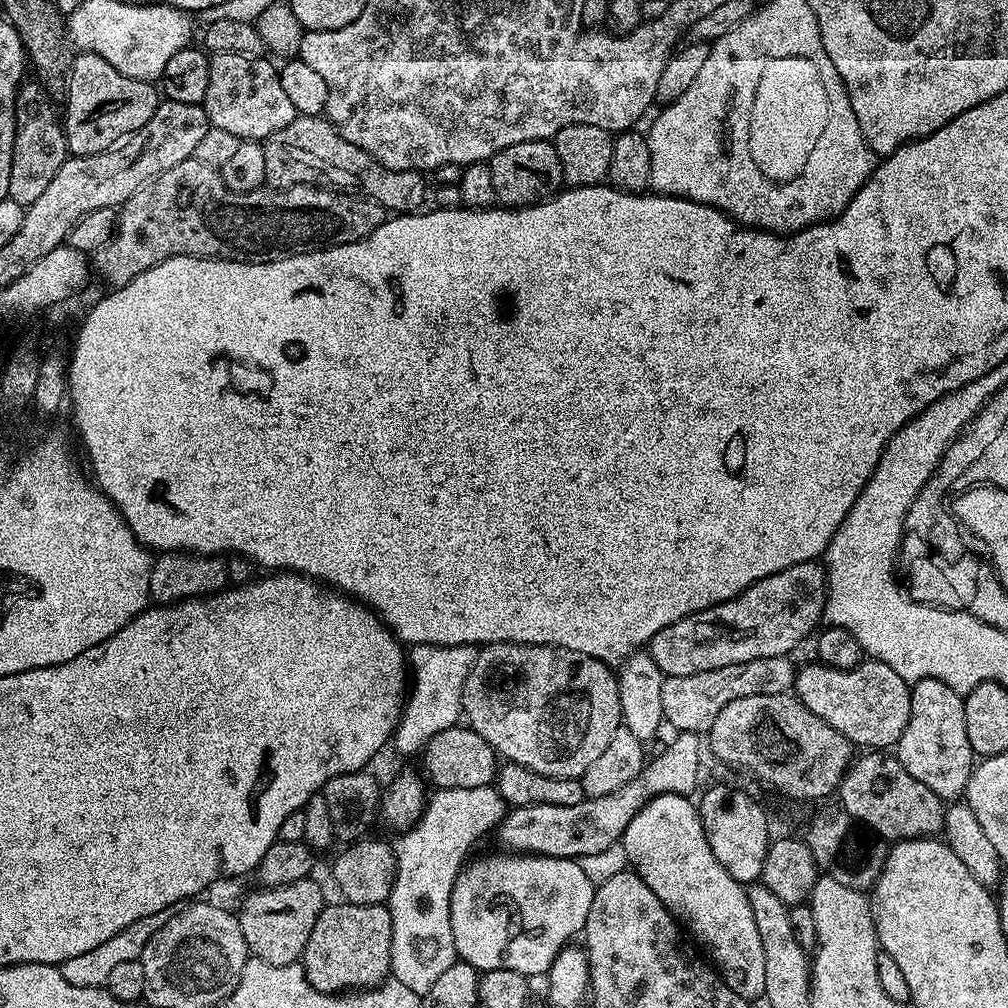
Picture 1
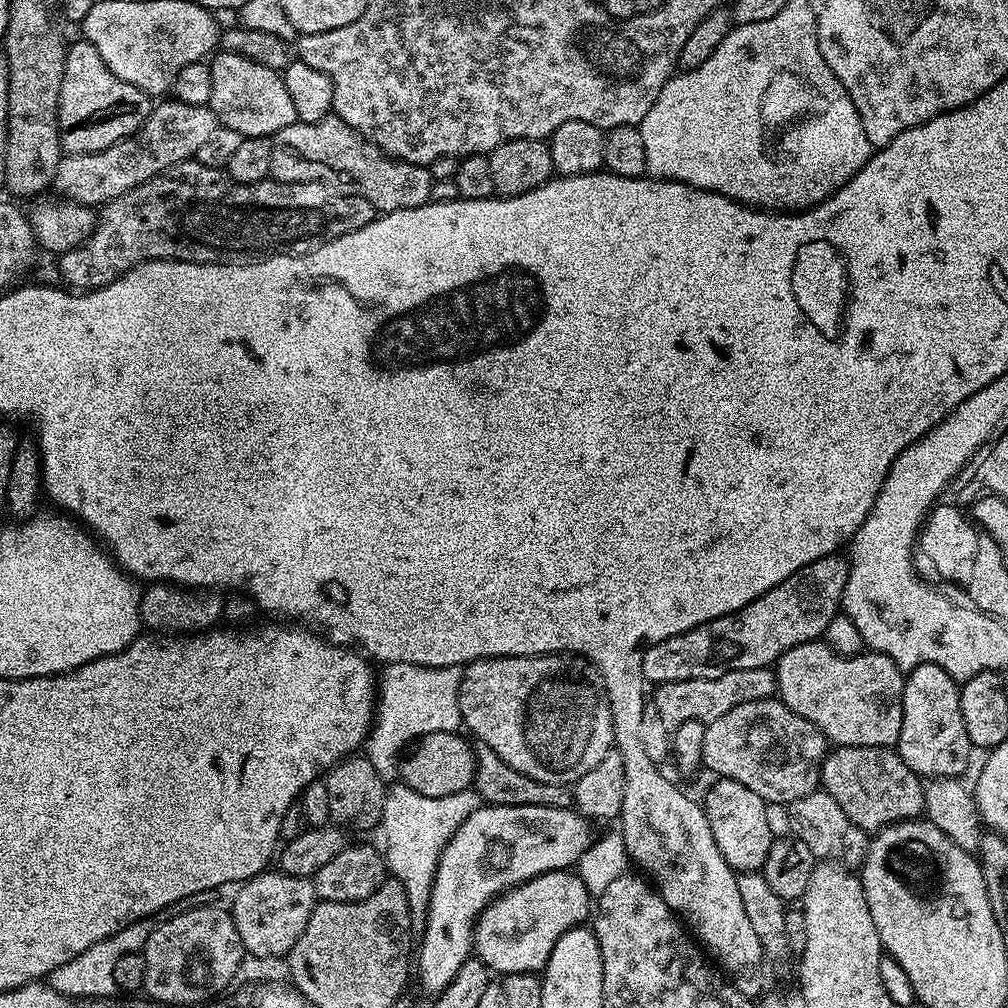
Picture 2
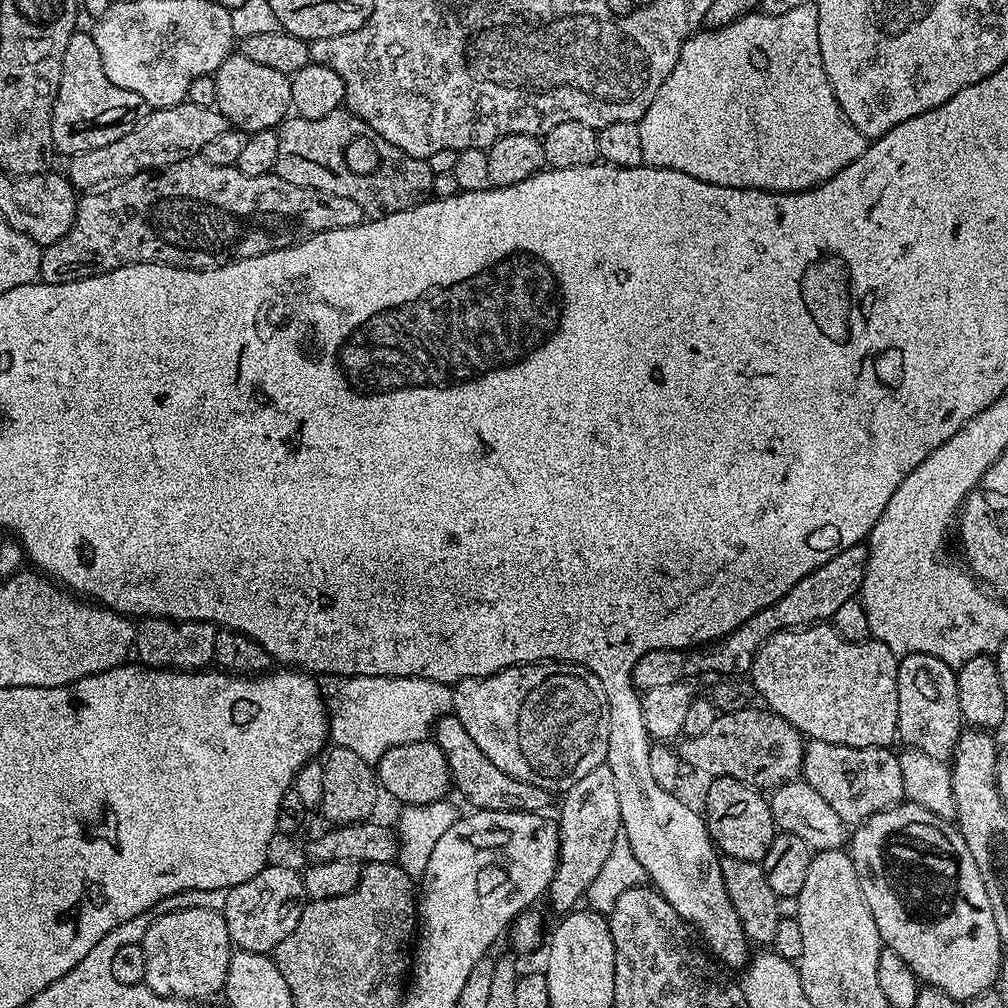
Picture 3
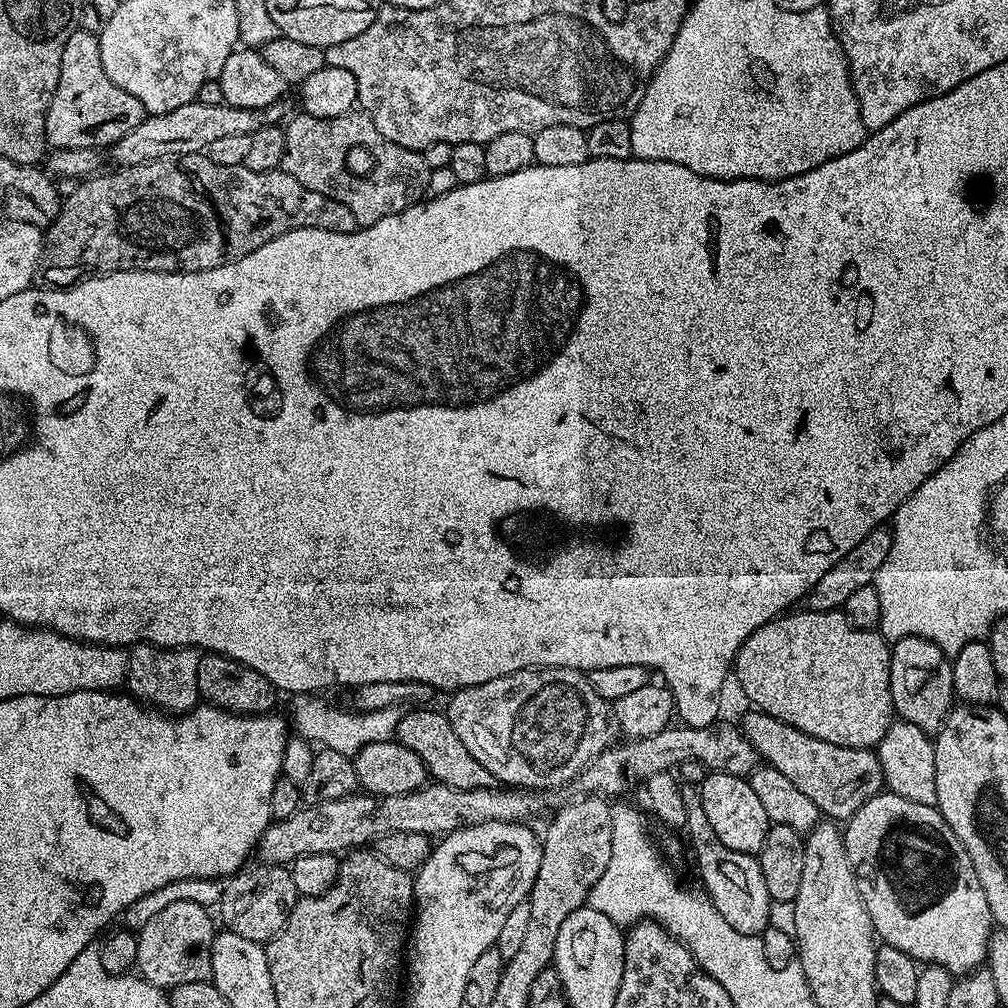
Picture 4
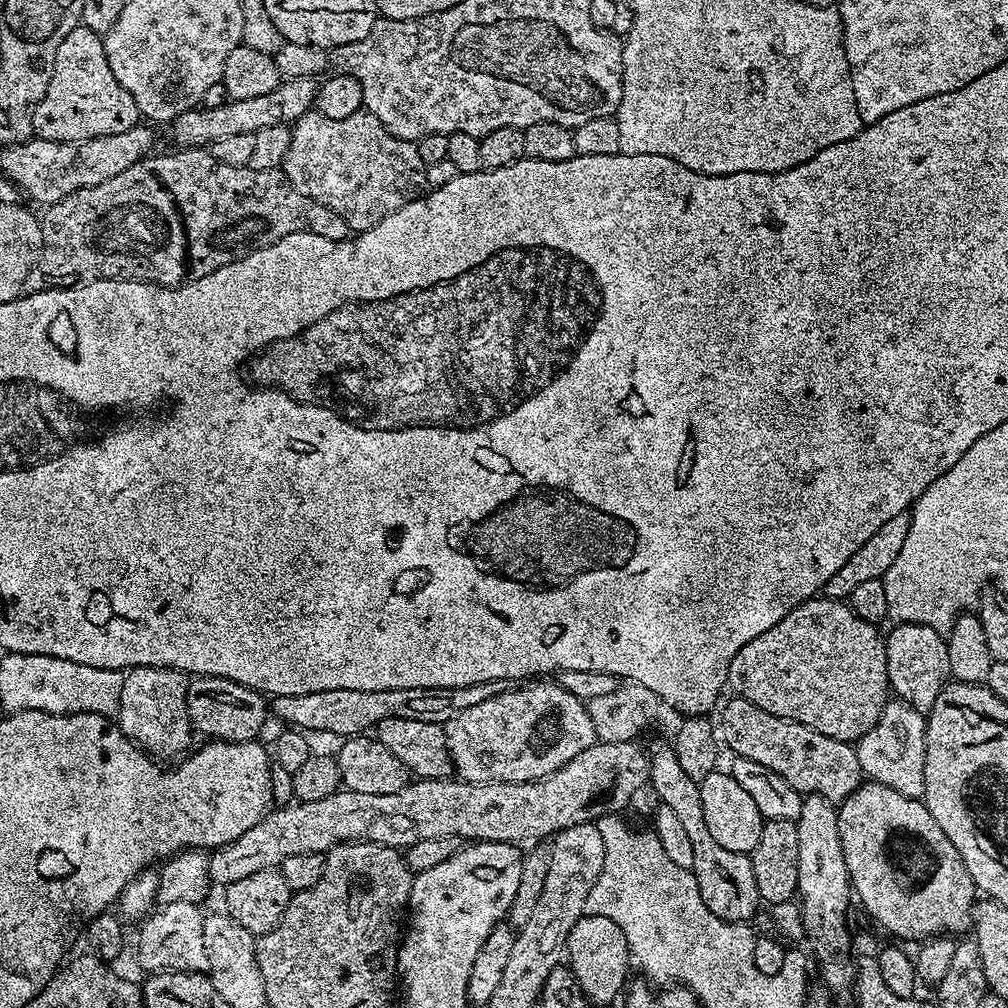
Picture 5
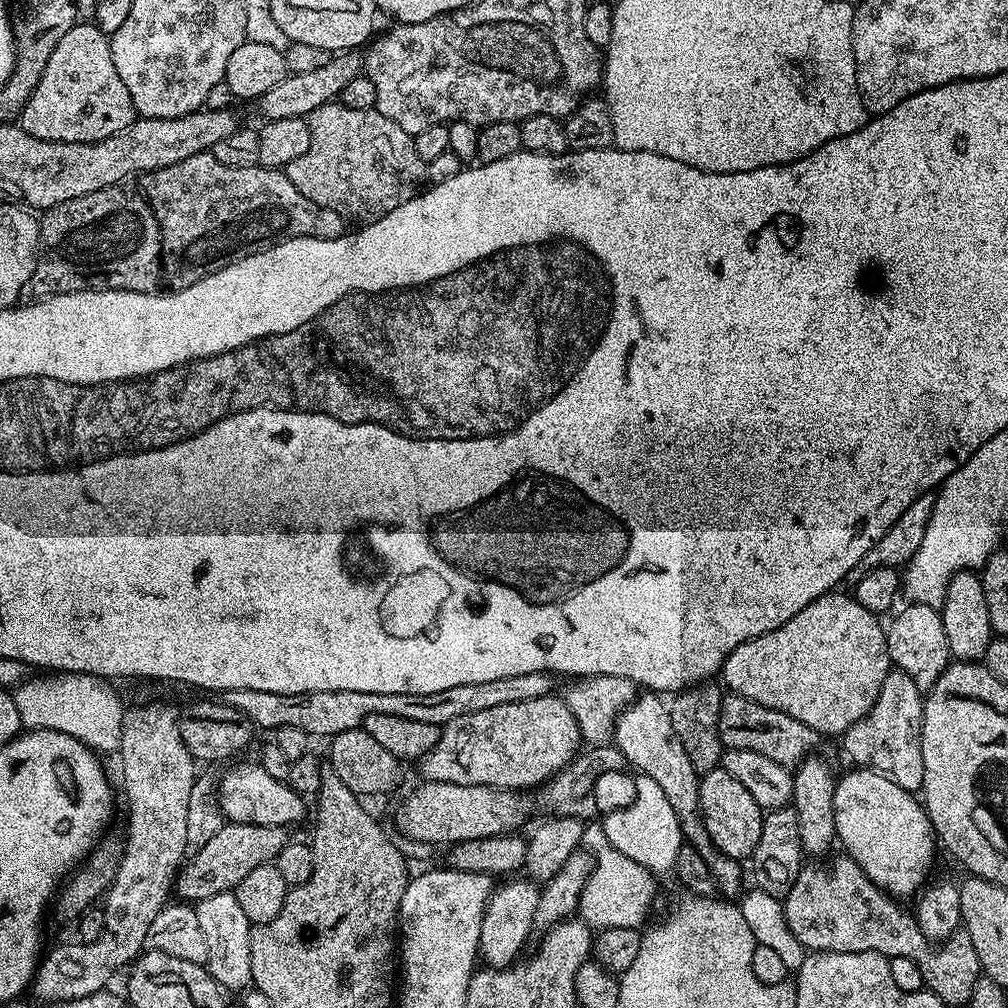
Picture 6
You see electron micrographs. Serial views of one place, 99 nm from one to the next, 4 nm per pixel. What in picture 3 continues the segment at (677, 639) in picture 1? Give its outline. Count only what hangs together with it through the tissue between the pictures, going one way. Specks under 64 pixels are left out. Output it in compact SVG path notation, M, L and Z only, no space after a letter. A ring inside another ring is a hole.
M867 543L850 546L842 554L830 558L818 570L806 574L798 582L778 598L770 606L760 608L754 618L746 618L728 636L721 640L709 643L707 646L697 647L695 650L685 651L683 648L655 648L638 662L632 671L632 684L637 692L643 694L661 686L670 686L687 681L688 676L700 676L703 672L721 672L721 677L728 678L733 674L751 673L752 663L758 654L758 650L774 634L787 632L790 628L806 628L810 624L823 624L831 621L833 614L851 600L857 599L862 578L866 574L866 562L868 561Z

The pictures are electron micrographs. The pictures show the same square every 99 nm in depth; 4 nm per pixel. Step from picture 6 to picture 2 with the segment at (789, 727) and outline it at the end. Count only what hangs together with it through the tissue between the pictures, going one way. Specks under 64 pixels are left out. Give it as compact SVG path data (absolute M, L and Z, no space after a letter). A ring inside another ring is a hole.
M836 746L825 755L824 765L820 767L820 782L823 791L830 794L830 798L834 798L834 802L838 802L838 806L842 806L842 810L846 810L846 818L850 818L850 822L854 822L860 829L869 834L875 834L881 828L897 824L903 820L914 820L924 816L924 787L921 777L910 770L910 766L904 764L904 760L900 757L899 751L893 750L891 747L875 748L874 746Z

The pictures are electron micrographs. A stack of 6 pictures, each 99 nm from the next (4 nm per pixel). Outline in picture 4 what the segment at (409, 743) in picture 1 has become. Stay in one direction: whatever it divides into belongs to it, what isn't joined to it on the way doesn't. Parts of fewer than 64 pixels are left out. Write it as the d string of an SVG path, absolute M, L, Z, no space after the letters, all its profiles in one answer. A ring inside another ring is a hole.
M296 694L291 697L292 716L291 723L301 737L311 740L317 745L338 750L338 754L346 754L355 757L370 742L382 742L393 739L396 735L396 727L400 721L401 713L396 708L383 708L366 712L363 710L349 710L344 708L328 708L328 704L316 694ZM348 711L348 712L347 712ZM296 723L296 724L295 724Z

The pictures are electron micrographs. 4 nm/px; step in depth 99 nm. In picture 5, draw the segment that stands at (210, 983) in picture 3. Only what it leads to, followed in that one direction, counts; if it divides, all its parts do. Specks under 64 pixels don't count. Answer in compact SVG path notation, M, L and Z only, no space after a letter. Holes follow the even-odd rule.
M184 898L157 907L139 925L140 937L136 940L136 952L145 973L154 972L202 972L207 973L210 958L206 954L206 942L202 939L205 913L196 904Z

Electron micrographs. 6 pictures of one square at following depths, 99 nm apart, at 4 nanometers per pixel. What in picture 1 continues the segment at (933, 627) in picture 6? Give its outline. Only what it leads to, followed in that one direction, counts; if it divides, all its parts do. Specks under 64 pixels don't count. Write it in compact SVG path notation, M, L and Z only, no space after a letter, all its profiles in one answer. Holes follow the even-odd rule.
M926 678L911 685L910 722L902 730L902 738L894 745L894 755L902 762L906 774L930 786L945 802L956 802L968 791L974 767L970 738L966 738L964 697L958 695L944 680Z

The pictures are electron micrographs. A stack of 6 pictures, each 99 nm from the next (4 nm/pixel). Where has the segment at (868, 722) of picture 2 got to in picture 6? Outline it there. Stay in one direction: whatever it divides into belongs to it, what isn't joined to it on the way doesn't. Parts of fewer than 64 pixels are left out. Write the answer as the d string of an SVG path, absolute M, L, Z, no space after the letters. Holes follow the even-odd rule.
M844 590L827 592L822 598L810 602L806 610L798 610L790 622L782 622L782 626L763 632L758 638L750 638L735 648L724 660L722 669L722 677L728 683L727 691L770 710L790 714L790 718L798 718L798 722L810 726L814 734L820 735L821 732L824 736L839 737L862 719L870 706L874 706L882 682L886 682L894 665L888 653L888 633L881 617L866 610L866 606L856 601L855 595L848 593L847 596L840 591Z

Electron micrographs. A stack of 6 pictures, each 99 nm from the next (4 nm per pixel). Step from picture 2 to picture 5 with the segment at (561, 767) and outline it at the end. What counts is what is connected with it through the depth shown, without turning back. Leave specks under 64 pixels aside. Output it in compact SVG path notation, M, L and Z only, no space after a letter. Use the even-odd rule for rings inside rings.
M540 678L523 686L509 687L508 691L494 698L486 698L486 702L478 702L478 706L470 706L470 710L462 710L448 721L446 731L455 775L459 779L469 780L475 784L478 782L517 784L546 778L554 774L554 770L566 766L570 758L578 758L582 750L597 743L594 722L590 722L587 703L574 698L570 690L548 678Z

